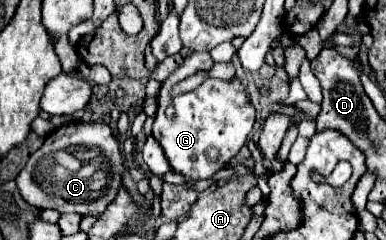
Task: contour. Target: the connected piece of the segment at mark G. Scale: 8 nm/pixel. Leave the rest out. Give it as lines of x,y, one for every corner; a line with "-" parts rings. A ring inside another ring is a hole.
192,53
162,83
160,93
158,93
158,111
154,117
152,135
162,145
172,169
178,171
180,175
184,175
186,179
210,179
246,144
254,123
256,123
256,109
250,103
250,99
238,79
220,81
220,79
206,77
204,83
200,87
196,87
194,91
178,95
178,97
170,97
170,91
176,83
180,83
182,79
186,79
198,71
208,71
210,67
212,67
210,53
-
168,105
174,107
174,111
176,111
174,117
166,117
164,109
-
212,147
218,149
216,161
208,159
208,149
212,149

